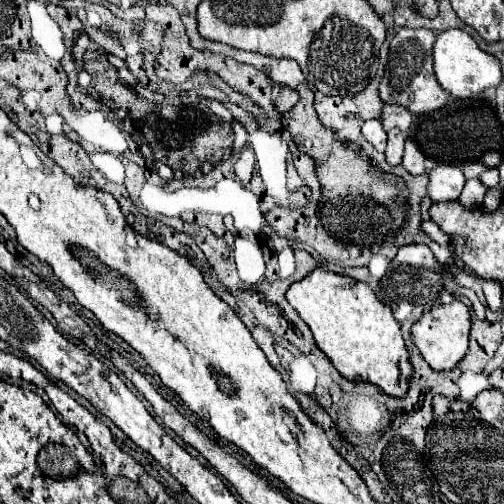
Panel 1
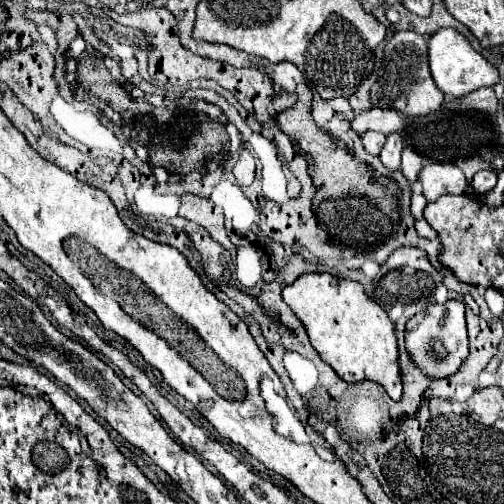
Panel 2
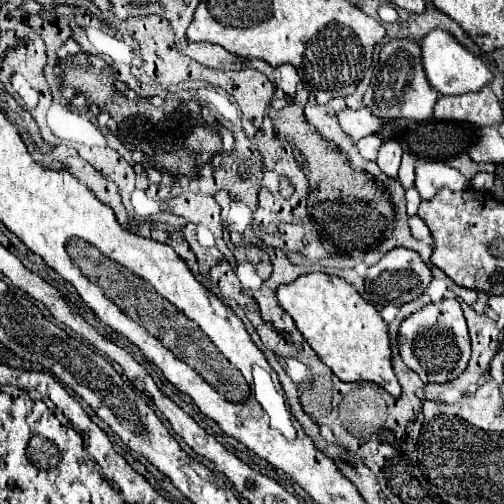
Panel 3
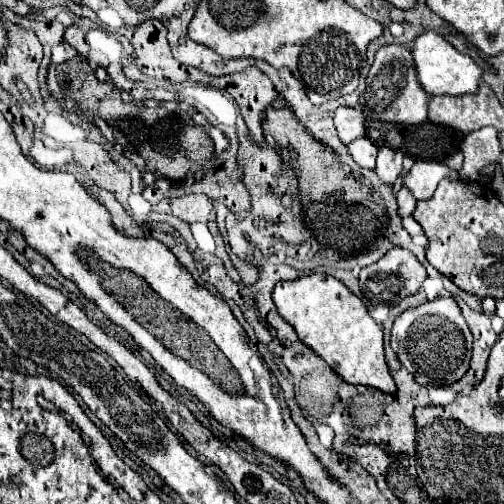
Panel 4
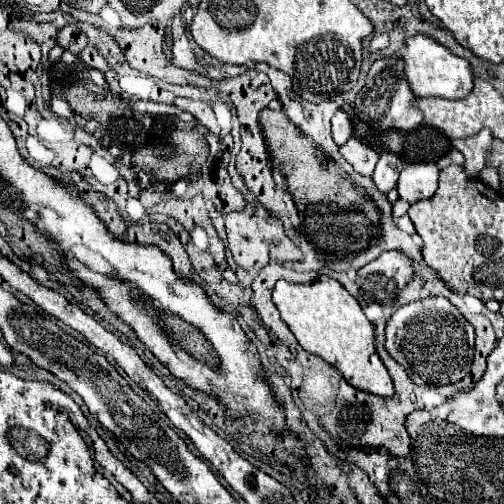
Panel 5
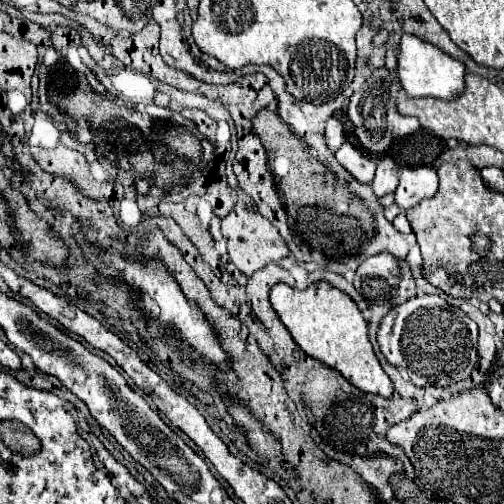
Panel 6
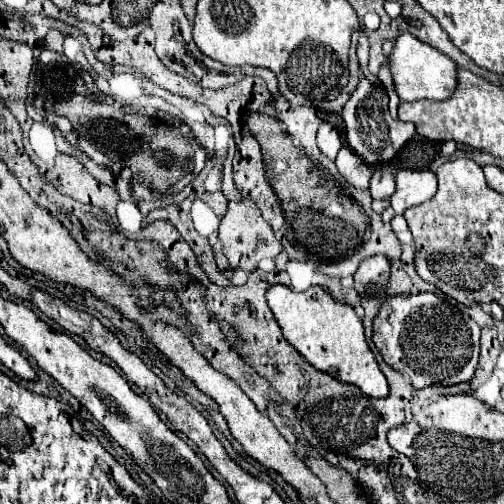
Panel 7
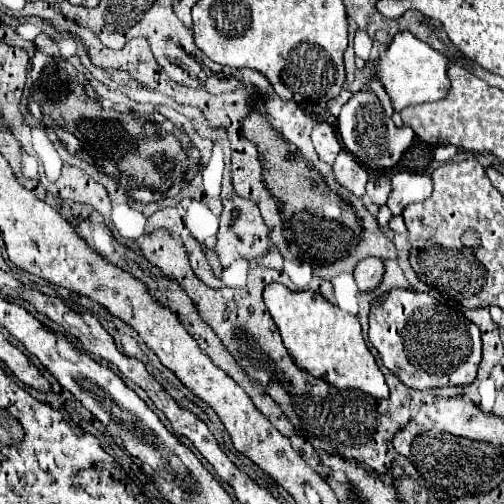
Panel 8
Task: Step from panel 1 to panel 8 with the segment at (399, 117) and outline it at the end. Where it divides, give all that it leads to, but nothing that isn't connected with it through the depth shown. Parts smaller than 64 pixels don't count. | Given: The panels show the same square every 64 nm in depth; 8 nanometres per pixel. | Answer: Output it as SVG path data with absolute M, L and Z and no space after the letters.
M326 122L316 124L316 128L310 134L310 140L314 144L314 150L316 150L318 158L326 164L334 164L334 160L336 160L338 152L342 150L342 146L340 146L334 130L330 128L330 124L326 124Z

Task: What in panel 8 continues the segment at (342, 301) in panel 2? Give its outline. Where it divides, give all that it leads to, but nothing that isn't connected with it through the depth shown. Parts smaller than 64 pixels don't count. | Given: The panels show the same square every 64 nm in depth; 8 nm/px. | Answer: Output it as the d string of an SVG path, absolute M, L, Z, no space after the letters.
M276 282L264 288L264 302L280 330L290 358L298 368L326 380L338 390L362 390L374 398L388 398L386 380L362 338L362 328L356 316L330 304L318 292L292 292Z

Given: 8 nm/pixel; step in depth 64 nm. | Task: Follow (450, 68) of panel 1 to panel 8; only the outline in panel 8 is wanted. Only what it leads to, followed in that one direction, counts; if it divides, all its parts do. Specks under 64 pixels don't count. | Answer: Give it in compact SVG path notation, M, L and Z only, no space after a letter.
M404 30L392 38L390 46L384 52L380 52L378 60L374 62L372 76L382 82L386 94L392 100L392 108L400 112L402 108L412 104L436 102L444 98L448 94L448 64L450 60L444 54L430 48L426 42L418 40L412 32Z

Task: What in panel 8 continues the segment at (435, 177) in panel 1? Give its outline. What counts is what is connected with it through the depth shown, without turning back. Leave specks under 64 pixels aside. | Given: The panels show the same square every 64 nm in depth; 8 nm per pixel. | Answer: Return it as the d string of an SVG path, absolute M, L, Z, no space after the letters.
M396 172L392 176L392 192L388 196L386 206L394 216L402 214L402 210L412 202L422 202L432 194L432 180L426 174L414 172Z

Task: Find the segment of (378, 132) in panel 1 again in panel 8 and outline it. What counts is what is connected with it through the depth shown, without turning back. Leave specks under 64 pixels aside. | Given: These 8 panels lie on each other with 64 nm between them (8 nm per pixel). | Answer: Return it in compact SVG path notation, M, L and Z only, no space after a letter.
M342 150L336 158L336 162L332 164L334 170L334 178L338 180L340 186L348 188L354 196L362 198L364 196L364 186L368 182L368 174L366 170L354 160L354 156L348 150Z

